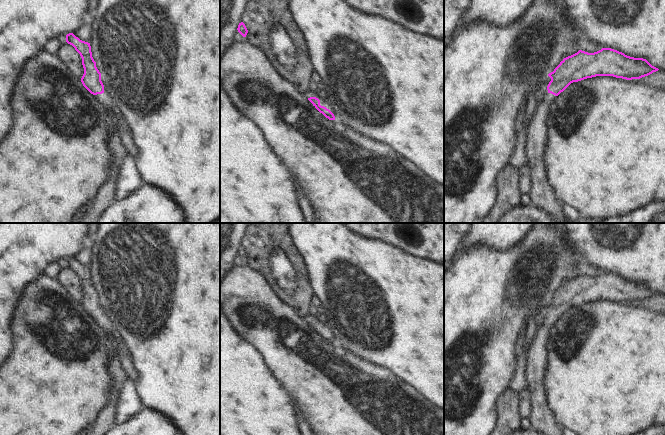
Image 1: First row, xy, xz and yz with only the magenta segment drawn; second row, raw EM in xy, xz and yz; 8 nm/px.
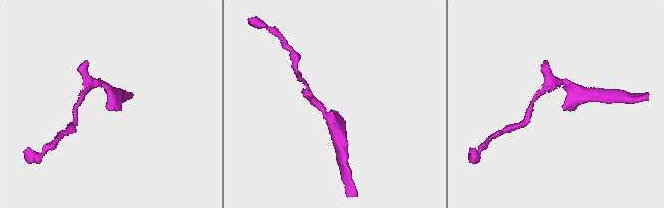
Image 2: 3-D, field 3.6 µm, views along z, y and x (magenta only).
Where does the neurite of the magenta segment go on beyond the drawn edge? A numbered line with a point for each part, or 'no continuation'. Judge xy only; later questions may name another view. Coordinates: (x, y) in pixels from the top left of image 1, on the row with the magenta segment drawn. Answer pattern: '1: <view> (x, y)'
1: xy (105, 100)

